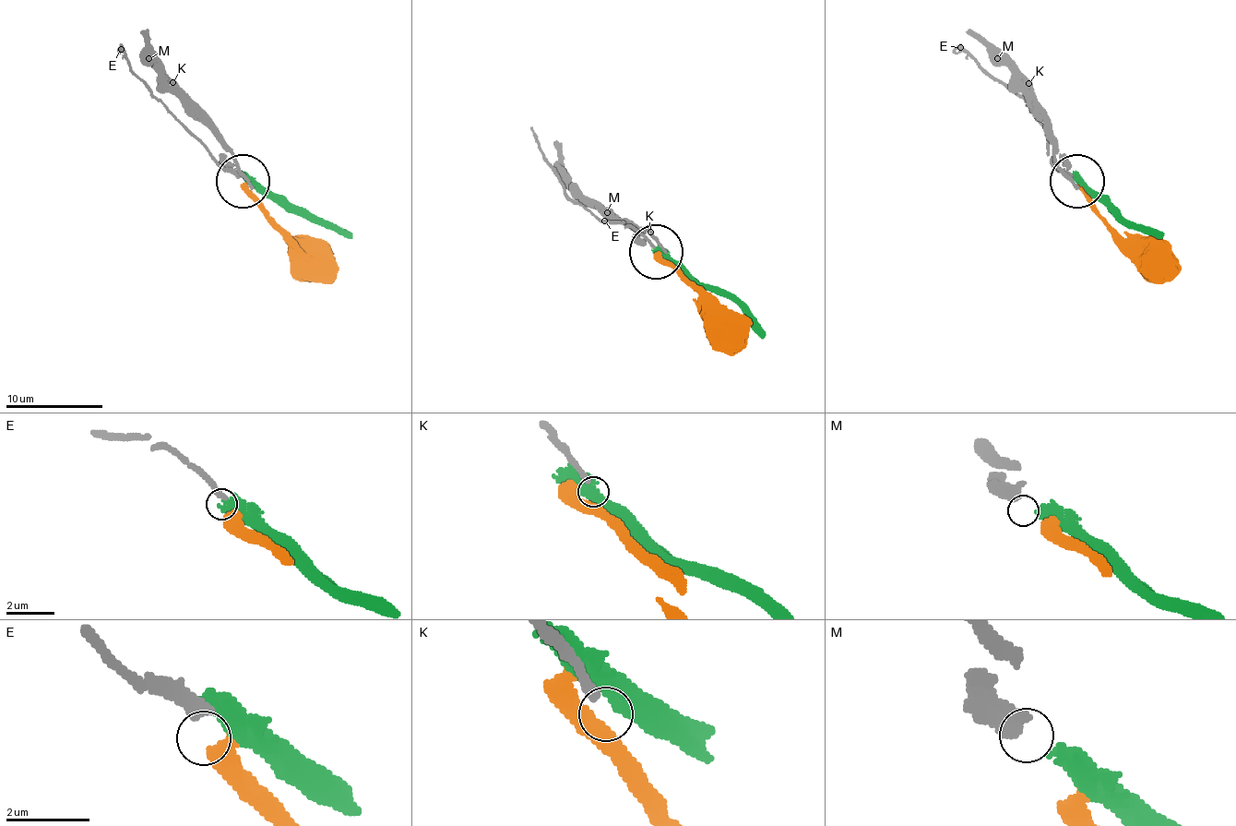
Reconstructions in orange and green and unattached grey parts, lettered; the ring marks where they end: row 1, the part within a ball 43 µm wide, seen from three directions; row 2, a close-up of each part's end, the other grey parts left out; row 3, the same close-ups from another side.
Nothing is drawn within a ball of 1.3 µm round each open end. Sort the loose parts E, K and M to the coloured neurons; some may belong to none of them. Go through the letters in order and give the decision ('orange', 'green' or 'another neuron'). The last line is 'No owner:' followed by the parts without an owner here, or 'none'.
E: orange
K: another neuron
M: green
No owner: K

